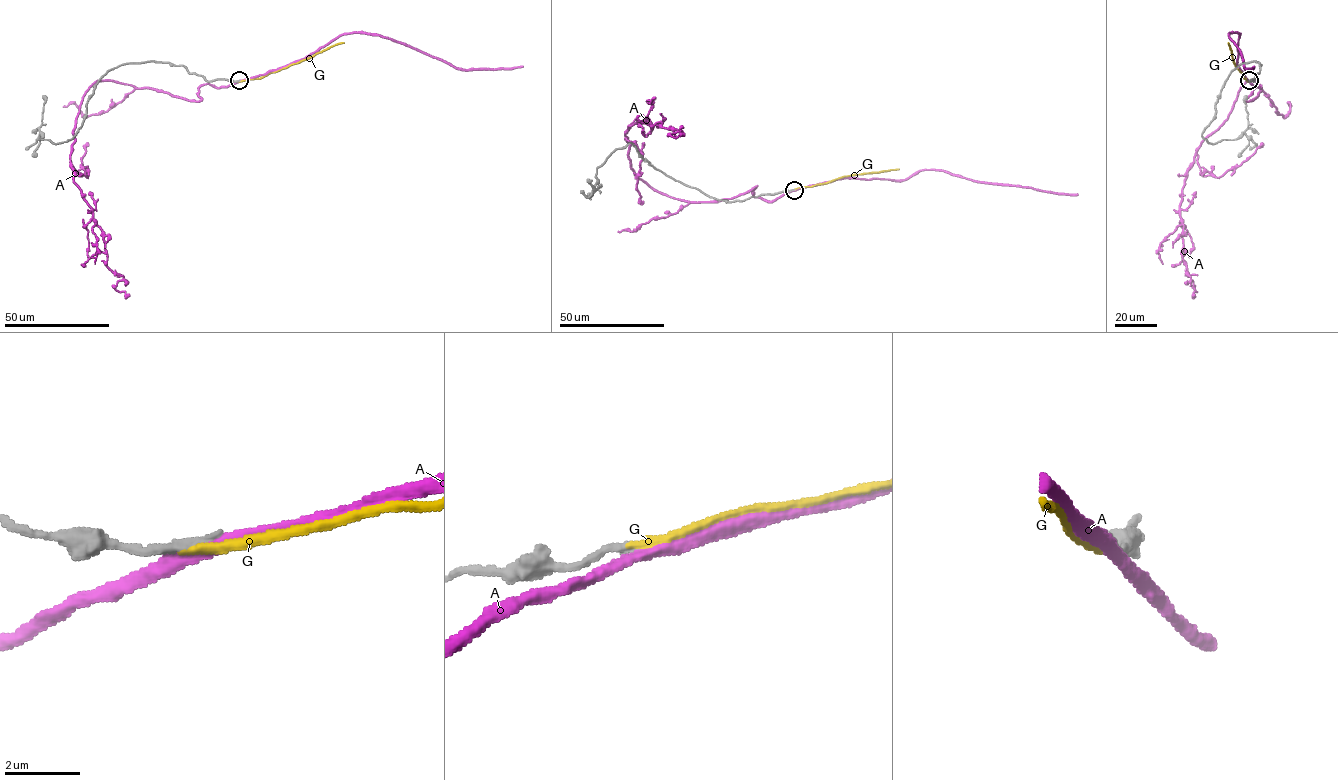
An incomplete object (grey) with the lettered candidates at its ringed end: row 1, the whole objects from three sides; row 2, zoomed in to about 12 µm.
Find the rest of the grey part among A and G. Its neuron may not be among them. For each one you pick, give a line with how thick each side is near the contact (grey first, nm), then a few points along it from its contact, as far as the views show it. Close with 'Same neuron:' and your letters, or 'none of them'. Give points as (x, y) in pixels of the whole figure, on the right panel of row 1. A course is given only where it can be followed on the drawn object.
Same neuron: none of them

